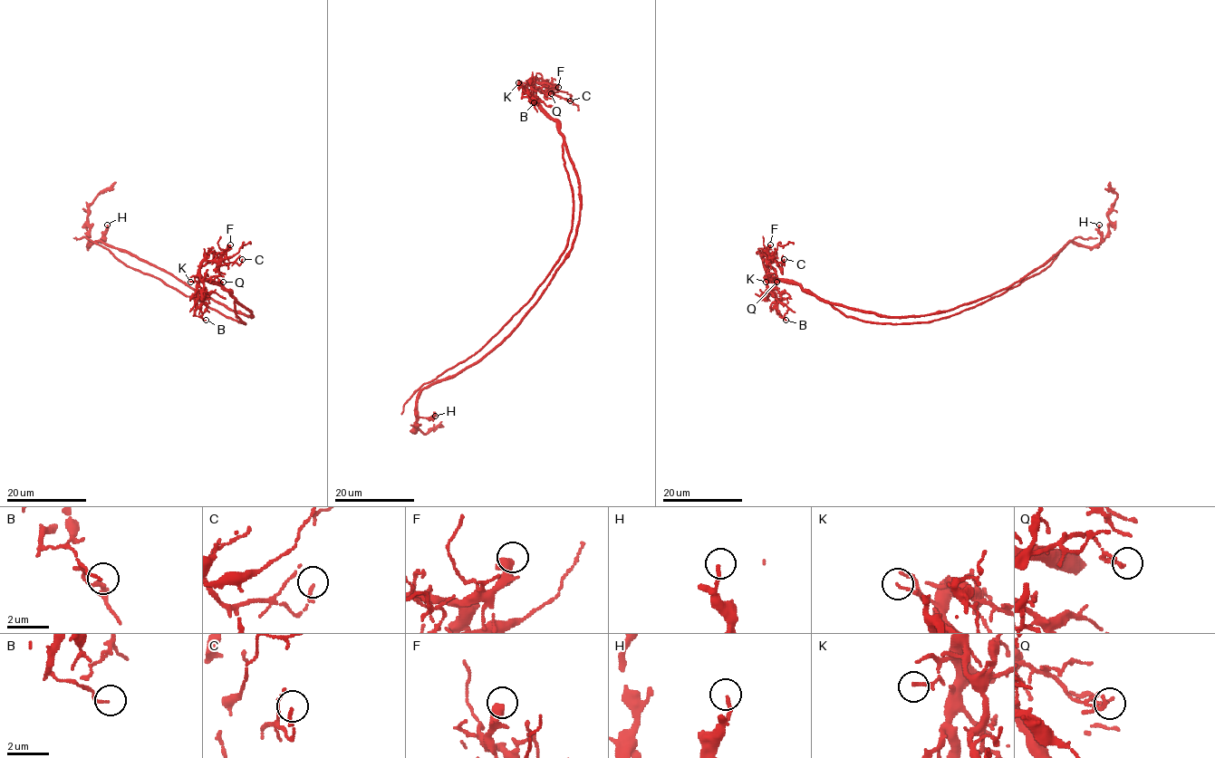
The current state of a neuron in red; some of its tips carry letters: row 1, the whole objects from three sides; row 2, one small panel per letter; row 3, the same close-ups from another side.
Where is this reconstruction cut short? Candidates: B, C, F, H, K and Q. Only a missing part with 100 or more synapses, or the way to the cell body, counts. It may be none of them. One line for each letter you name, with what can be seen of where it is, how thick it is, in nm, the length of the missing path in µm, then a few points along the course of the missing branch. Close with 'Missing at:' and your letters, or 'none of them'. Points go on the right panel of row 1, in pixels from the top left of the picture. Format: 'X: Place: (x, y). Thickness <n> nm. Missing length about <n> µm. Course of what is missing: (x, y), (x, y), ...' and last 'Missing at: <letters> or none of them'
Missing at: none of them

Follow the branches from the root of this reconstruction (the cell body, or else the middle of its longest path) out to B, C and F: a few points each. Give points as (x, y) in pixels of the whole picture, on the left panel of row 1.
B: (221, 313), (245, 323), (235, 312), (235, 300), (220, 283), (201, 281), (194, 313), (206, 320)
C: (221, 313), (245, 323), (231, 294), (204, 281), (198, 266), (221, 257), (239, 264), (242, 259)
F: (221, 313), (245, 323), (231, 294), (204, 281), (198, 266), (207, 253), (230, 244)

